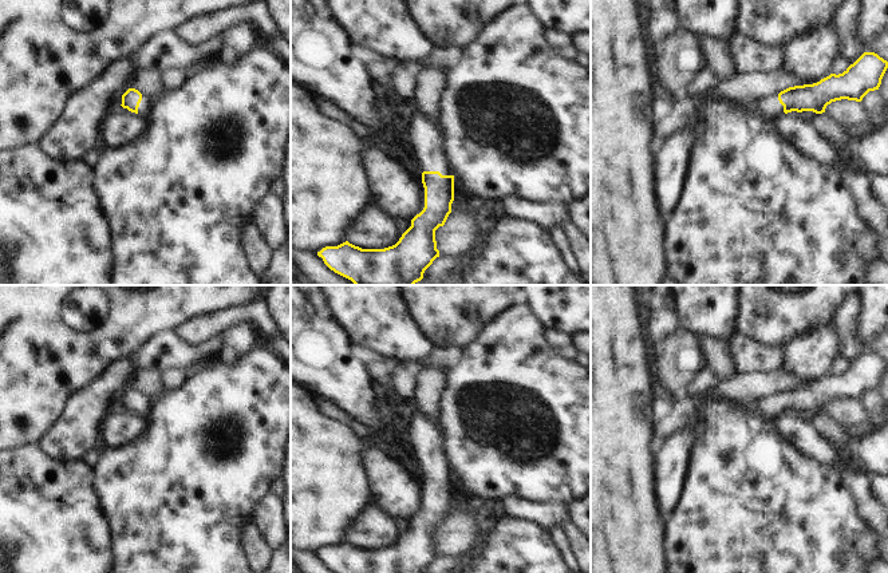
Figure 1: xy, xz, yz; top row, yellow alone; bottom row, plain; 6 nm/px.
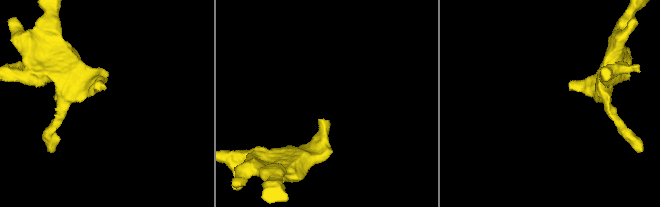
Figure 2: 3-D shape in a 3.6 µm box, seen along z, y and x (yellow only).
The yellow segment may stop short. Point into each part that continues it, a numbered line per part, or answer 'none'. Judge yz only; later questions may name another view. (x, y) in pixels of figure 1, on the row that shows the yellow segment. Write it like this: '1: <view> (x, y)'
1: yz (769, 107)

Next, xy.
1: xy (145, 106)

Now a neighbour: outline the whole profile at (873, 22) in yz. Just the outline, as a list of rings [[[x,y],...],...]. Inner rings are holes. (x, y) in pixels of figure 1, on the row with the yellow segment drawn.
[[[860,0],[859,33],[867,52],[888,62],[888,0]]]

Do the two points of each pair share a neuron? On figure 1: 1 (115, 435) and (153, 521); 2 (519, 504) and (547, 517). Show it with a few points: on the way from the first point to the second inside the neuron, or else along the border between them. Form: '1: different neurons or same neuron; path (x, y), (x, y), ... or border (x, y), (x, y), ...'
1: different neurons; border (146, 427), (126, 443), (107, 449)
2: same neuron; path (525, 510), (540, 513)

